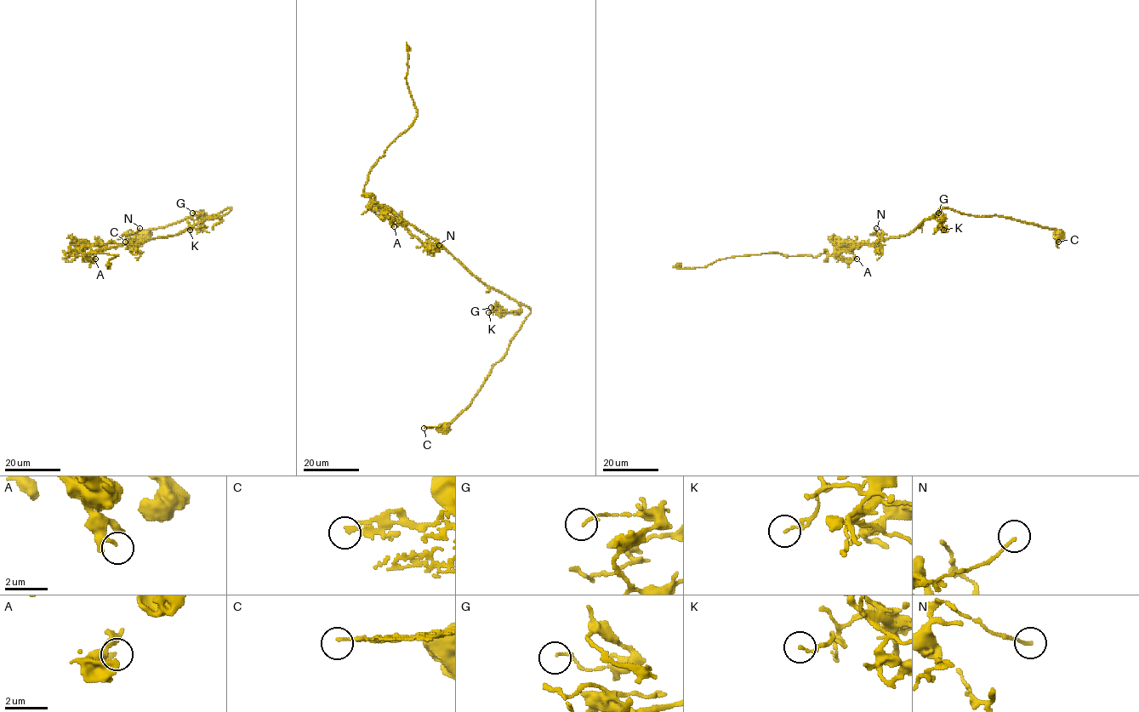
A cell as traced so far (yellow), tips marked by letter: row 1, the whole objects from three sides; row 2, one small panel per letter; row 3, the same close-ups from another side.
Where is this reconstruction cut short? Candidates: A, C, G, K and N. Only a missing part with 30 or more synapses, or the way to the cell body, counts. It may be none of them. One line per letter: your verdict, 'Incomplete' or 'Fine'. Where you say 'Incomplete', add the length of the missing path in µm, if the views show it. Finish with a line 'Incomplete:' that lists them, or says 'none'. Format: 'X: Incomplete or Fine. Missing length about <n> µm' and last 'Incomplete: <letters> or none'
A: Fine
C: Fine
G: Fine
K: Fine
N: Fine
Incomplete: none

